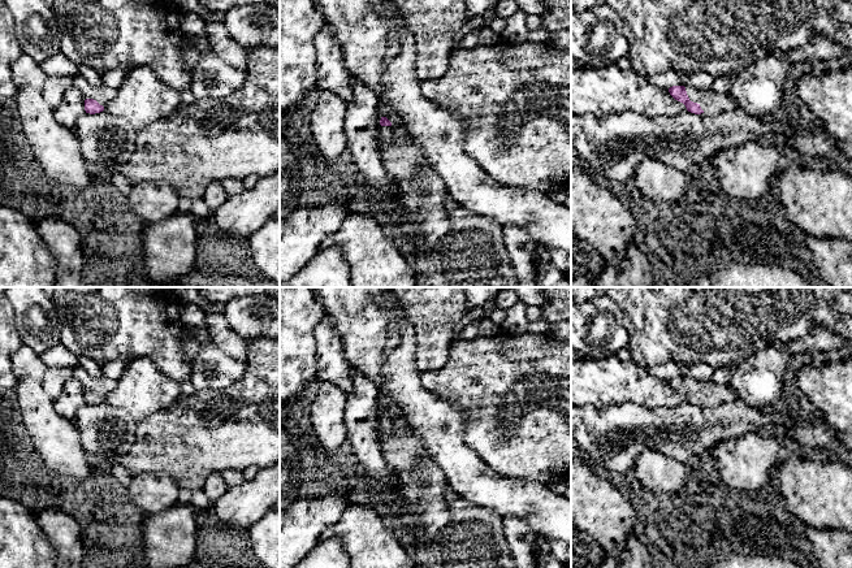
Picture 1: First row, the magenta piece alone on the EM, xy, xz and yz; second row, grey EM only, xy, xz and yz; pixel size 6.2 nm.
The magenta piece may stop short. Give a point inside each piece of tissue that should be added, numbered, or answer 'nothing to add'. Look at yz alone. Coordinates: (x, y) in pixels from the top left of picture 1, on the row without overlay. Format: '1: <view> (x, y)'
1: yz (710, 393)

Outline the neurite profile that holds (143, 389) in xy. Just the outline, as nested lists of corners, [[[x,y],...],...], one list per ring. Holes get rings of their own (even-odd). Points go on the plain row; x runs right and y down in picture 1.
[[[147,357],[131,360],[116,387],[104,398],[104,402],[127,411],[135,421],[139,421],[156,411],[170,406],[181,395],[180,383],[168,378],[159,367]]]

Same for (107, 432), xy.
[[[105,402],[85,404],[75,415],[83,450],[92,458],[113,464],[135,442],[137,421],[131,415]]]

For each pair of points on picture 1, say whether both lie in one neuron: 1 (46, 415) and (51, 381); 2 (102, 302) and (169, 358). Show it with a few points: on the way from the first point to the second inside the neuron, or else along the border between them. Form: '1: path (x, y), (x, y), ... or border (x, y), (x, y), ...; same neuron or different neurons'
1: border (46, 367), (43, 390), (53, 400); different neurons
2: path (119, 307), (152, 341); same neuron

